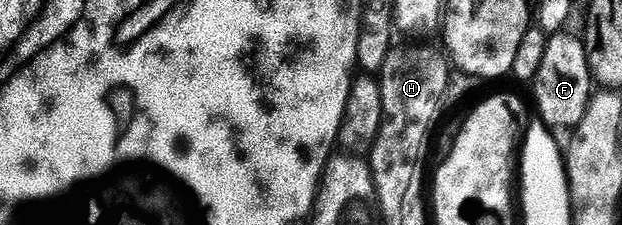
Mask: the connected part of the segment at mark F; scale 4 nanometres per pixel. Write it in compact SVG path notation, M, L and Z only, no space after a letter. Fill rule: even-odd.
M570 32L554 34L548 39L546 52L539 64L536 78L531 82L533 98L537 101L540 121L550 128L569 126L576 128L583 120L591 95L595 90L593 73L589 71L589 61L585 43Z

